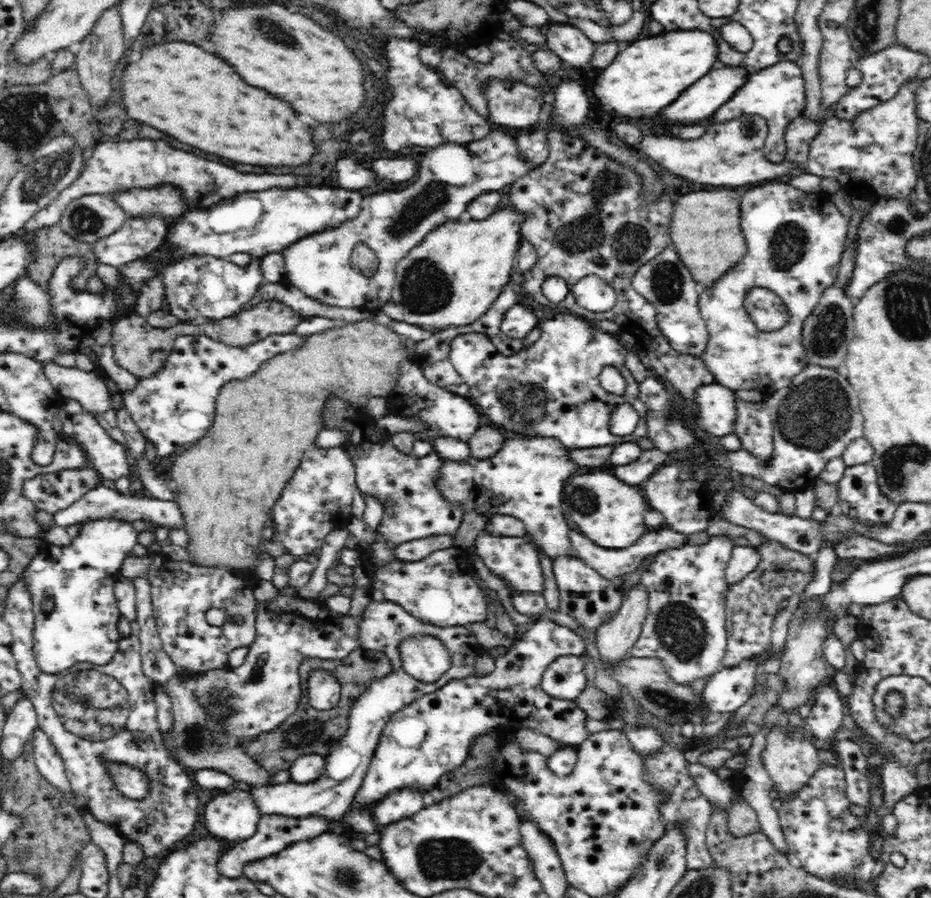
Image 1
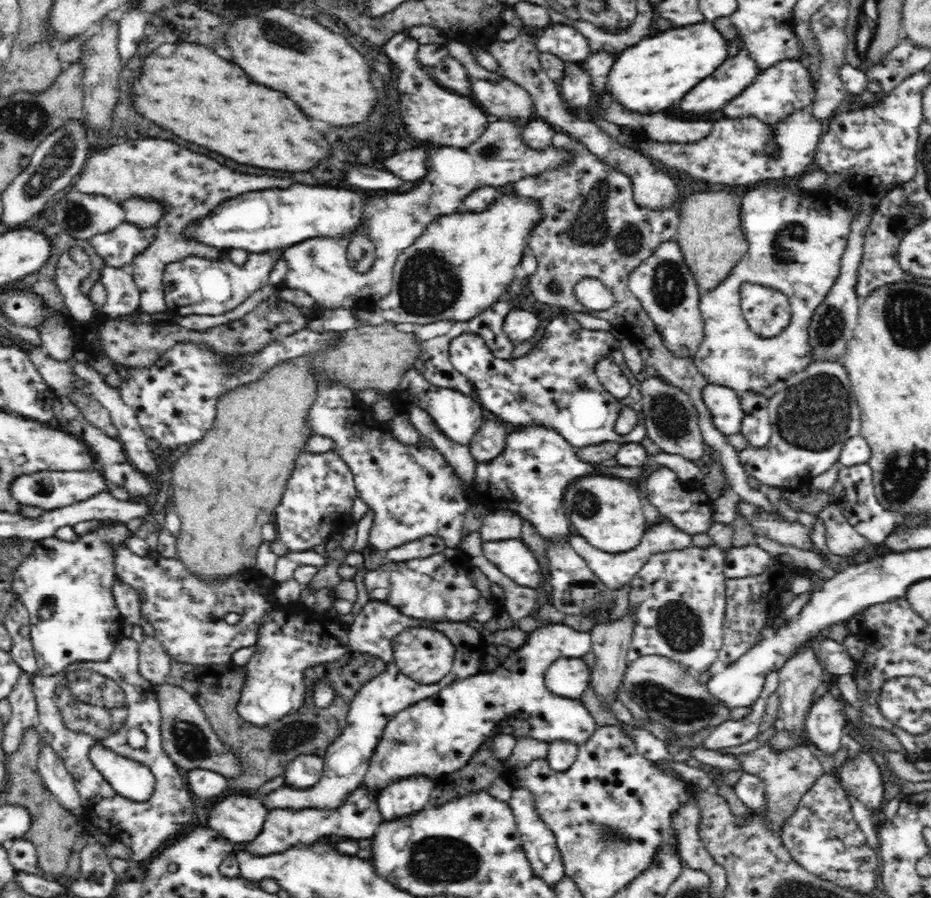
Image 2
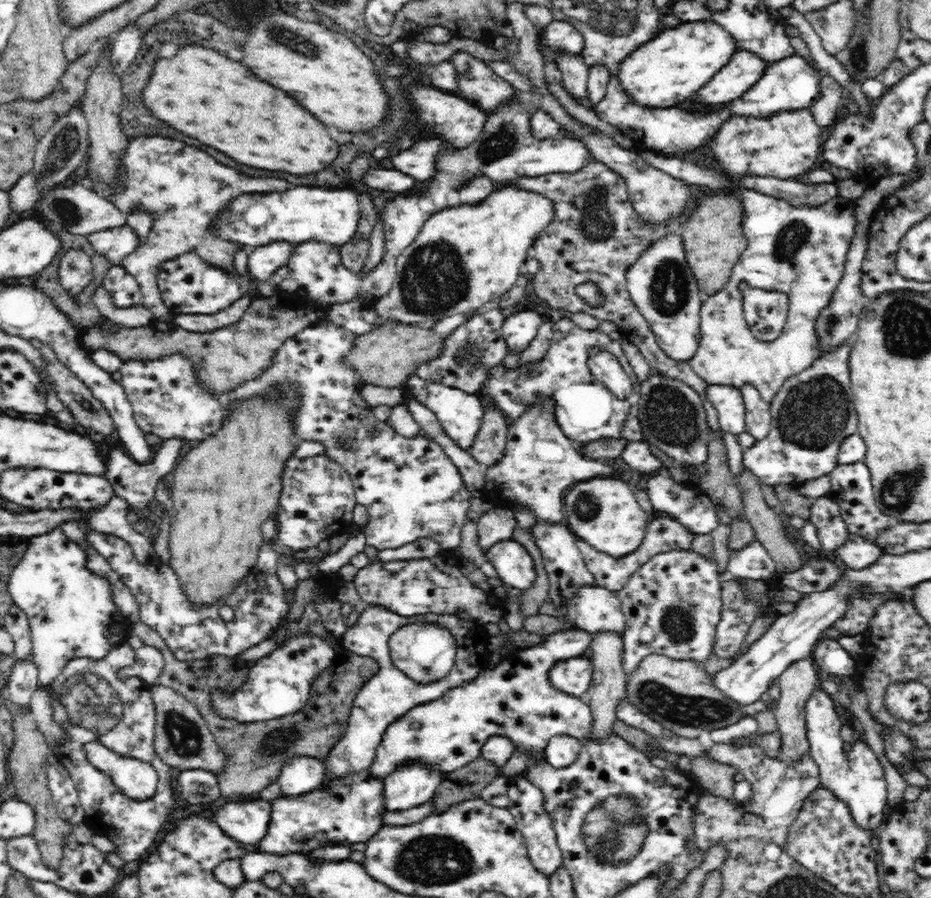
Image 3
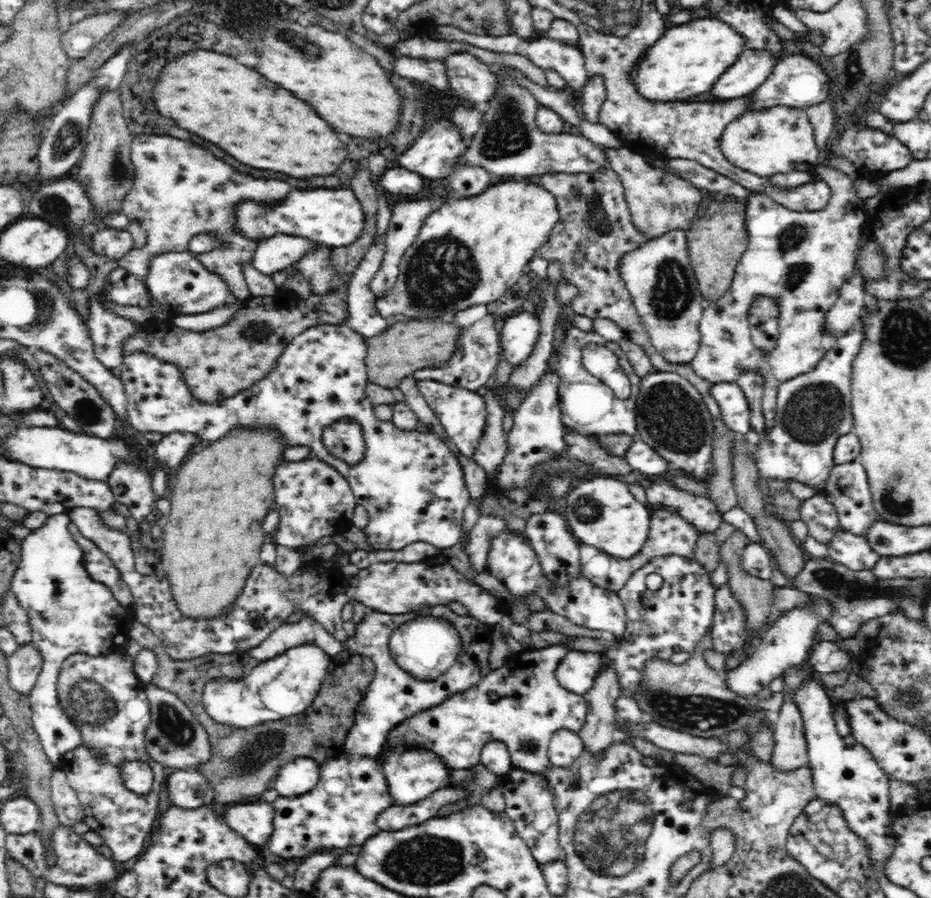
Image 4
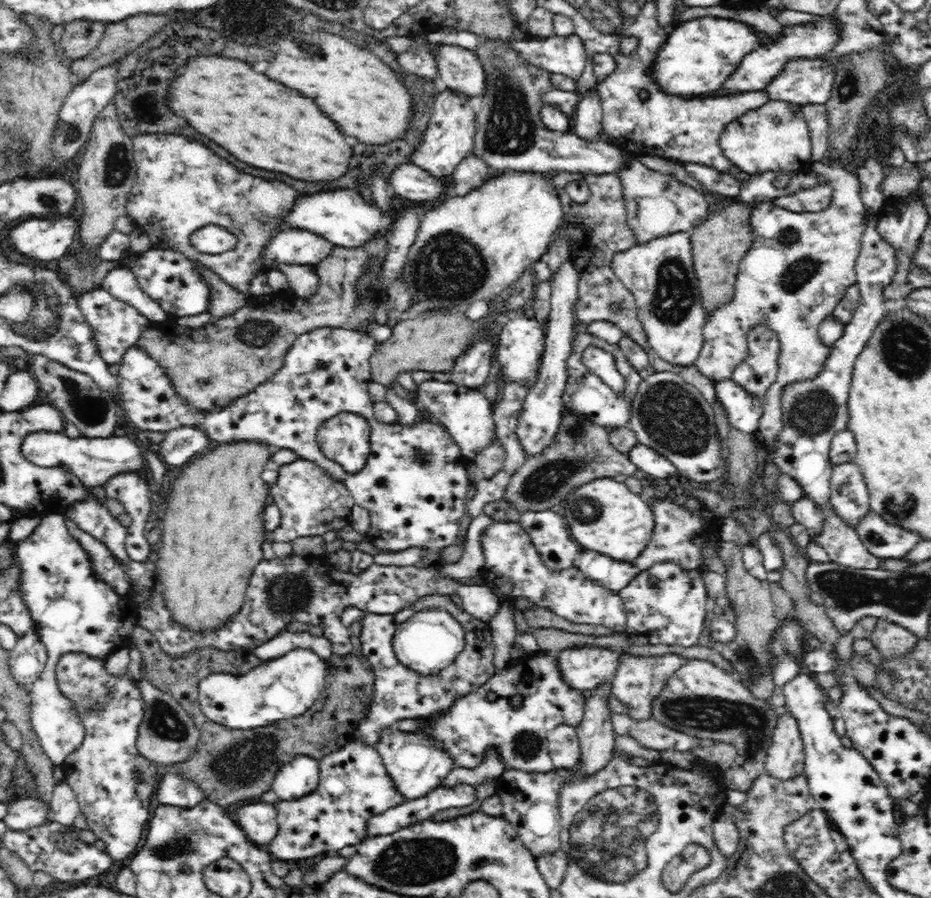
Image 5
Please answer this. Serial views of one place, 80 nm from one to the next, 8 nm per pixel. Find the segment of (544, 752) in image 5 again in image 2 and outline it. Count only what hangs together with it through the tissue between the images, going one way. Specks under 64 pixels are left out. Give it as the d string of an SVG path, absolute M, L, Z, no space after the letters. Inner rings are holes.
M563 623L542 626L531 631L522 648L514 648L512 653L499 663L493 671L482 671L477 675L454 681L438 694L415 702L389 719L382 738L372 755L370 766L365 774L365 786L379 793L390 782L423 774L428 778L440 778L460 770L475 752L491 737L512 735L519 738L532 738L534 742L572 741L576 744L587 741L598 729L594 717L580 699L566 698L550 692L545 685L545 672L553 662L561 658L580 658L591 651L591 634L579 631Z

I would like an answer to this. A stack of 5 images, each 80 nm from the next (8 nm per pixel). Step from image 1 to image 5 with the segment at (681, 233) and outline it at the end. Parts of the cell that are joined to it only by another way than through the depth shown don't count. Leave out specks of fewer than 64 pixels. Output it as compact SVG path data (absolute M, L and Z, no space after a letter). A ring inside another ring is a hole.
M734 204L726 206L724 210L716 210L712 218L699 223L688 233L693 250L693 268L698 279L701 303L706 314L729 303L735 291L738 264L747 250L754 244L755 234L751 226L751 209L748 204Z

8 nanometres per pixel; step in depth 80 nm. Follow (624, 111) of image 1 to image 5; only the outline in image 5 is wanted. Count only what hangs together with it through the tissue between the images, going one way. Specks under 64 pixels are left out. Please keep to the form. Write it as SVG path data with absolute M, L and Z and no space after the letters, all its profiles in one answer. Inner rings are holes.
M705 16L684 21L669 29L668 42L659 47L653 78L666 94L708 96L709 92L722 88L722 82L734 74L734 66L738 66L750 50L756 49L758 41L759 37L754 38L746 23L733 19Z

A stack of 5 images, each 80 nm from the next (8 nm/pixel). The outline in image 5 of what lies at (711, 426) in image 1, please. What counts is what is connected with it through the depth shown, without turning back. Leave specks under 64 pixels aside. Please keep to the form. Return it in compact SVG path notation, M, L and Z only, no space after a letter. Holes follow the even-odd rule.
M731 378L715 382L716 397L727 412L727 420L742 432L755 432L763 413L763 398L754 397Z

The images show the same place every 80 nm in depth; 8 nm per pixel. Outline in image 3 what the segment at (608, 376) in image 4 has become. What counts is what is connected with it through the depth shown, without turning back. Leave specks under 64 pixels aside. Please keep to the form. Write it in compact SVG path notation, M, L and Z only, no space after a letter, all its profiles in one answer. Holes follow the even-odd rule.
M594 348L589 354L589 370L615 398L628 398L633 392L633 382L619 361L604 348Z

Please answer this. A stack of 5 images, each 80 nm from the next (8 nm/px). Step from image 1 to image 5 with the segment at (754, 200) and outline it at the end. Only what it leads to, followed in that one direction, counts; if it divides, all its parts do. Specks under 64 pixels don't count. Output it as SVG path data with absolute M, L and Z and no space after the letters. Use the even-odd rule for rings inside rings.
M822 161L812 162L810 170L824 178L834 189L830 206L820 213L790 212L788 209L776 206L774 202L757 203L751 209L751 226L755 234L754 244L739 262L740 270L735 282L735 291L729 303L716 308L707 316L703 327L702 352L695 366L713 382L730 379L734 368L743 361L749 360L748 335L749 330L756 326L770 327L780 340L780 358L778 360L777 378L768 388L763 398L763 413L759 420L759 428L763 436L763 445L773 448L779 431L783 429L782 398L784 388L792 383L813 379L830 356L829 346L818 339L818 327L821 322L833 314L836 305L842 300L846 289L857 284L855 266L862 246L862 234L871 217L870 211L864 206L859 195L859 182L856 176L850 174L838 165L829 167ZM684 163L682 165L706 190L734 198L738 195L740 181L731 174L701 164Z

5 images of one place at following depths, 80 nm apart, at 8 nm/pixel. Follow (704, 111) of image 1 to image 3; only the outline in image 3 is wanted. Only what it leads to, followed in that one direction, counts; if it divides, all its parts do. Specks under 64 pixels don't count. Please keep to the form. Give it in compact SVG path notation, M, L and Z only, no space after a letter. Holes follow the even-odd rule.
M750 51L736 52L734 58L696 93L694 102L708 108L728 104L750 90L768 65Z

